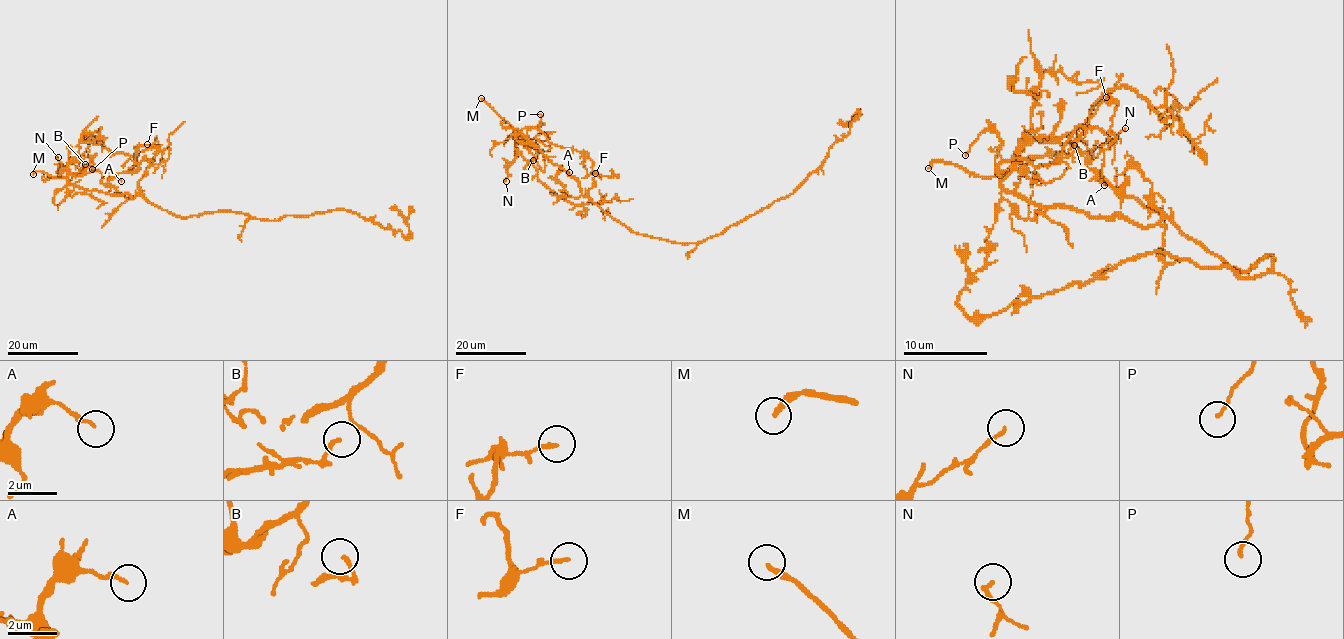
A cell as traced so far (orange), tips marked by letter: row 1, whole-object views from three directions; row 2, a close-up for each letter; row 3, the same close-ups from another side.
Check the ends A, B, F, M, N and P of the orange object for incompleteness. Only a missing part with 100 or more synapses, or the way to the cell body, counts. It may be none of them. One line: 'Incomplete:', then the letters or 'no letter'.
Incomplete: M

